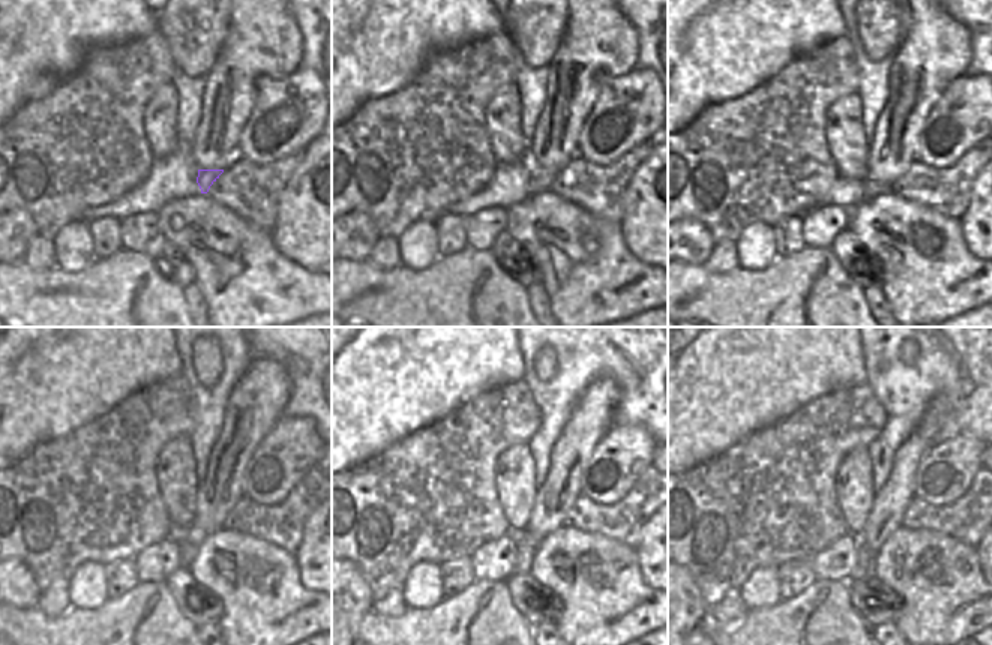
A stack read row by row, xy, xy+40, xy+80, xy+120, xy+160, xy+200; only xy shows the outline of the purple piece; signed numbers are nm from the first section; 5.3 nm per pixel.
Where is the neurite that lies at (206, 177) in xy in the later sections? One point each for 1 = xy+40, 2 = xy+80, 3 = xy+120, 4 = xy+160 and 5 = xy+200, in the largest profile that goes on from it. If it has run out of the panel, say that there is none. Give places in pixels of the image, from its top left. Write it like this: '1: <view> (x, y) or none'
1: xy+40 (541, 180)
2: xy+80 (872, 189)
3: xy+120 (191, 543)
4: xy+160 (526, 545)
5: xy+200 (863, 567)

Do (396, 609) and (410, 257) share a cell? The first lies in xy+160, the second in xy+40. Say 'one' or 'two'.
two

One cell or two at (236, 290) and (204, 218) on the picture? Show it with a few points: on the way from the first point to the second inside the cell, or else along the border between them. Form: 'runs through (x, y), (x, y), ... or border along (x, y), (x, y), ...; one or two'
runs through (236, 272), (221, 254), (221, 246), (210, 236); one

